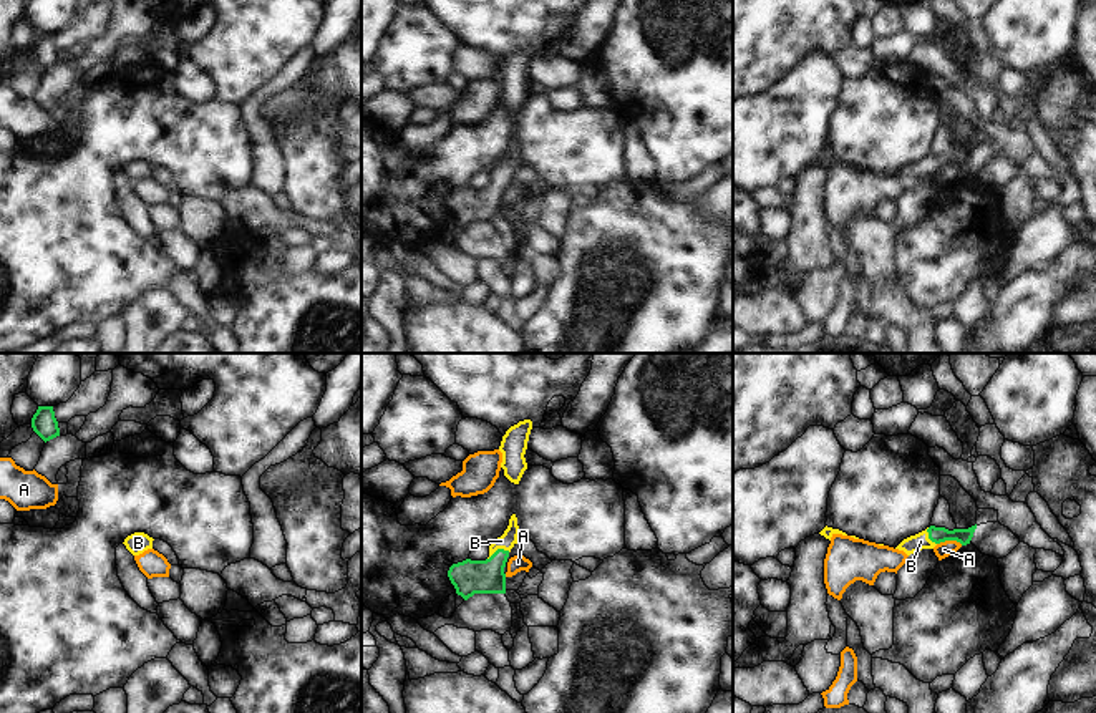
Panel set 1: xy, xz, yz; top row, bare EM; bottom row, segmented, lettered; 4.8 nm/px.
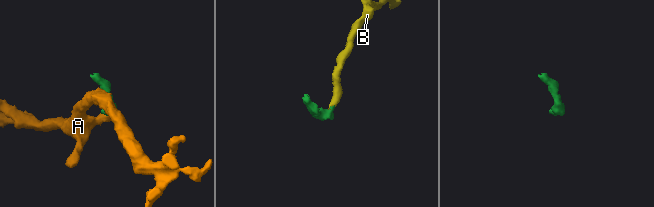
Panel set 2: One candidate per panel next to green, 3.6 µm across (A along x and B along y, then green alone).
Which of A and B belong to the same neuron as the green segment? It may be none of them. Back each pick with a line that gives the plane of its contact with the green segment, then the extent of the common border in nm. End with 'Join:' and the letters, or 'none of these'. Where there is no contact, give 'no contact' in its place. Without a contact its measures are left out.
B: meets green in xz; contact 120 nm long
Join: B

